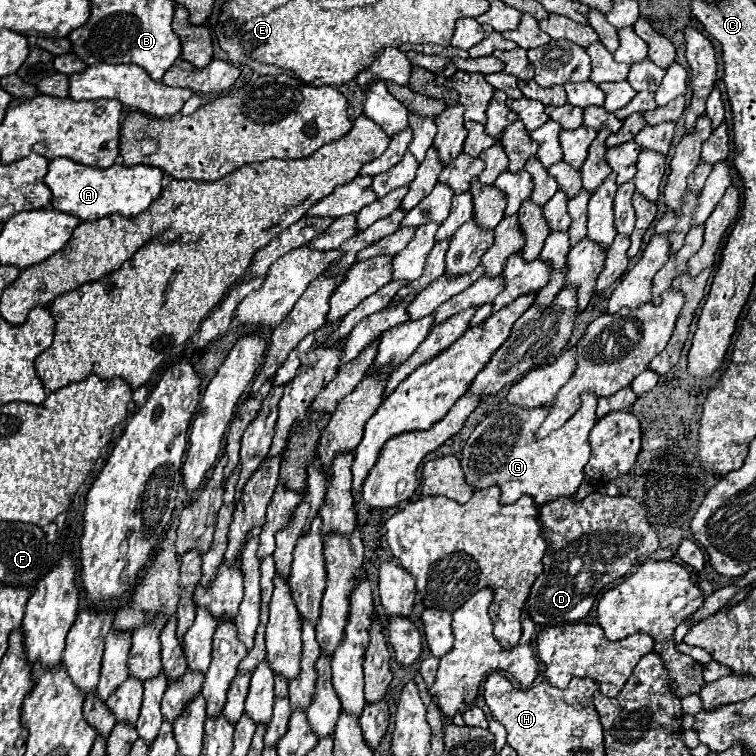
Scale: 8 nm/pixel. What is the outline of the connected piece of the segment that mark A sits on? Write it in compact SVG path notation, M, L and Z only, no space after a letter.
M57 158L49 162L49 170L43 180L53 194L51 198L53 210L61 210L77 216L83 222L91 222L107 214L135 216L143 212L155 198L159 198L163 188L161 178L163 178L163 172L159 168L145 166L145 164L139 164L133 168L115 164L113 168L101 170L101 168L73 164L67 158Z

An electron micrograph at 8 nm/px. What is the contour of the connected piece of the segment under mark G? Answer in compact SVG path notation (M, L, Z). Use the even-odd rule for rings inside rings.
M593 394L581 396L581 408L559 430L551 432L543 440L535 440L533 434L541 426L547 408L521 410L515 406L499 404L469 436L461 452L461 470L465 482L473 488L501 488L501 504L515 504L521 496L531 496L537 506L553 502L561 496L573 498L583 482L583 468L591 456L589 432L595 424L597 398Z

